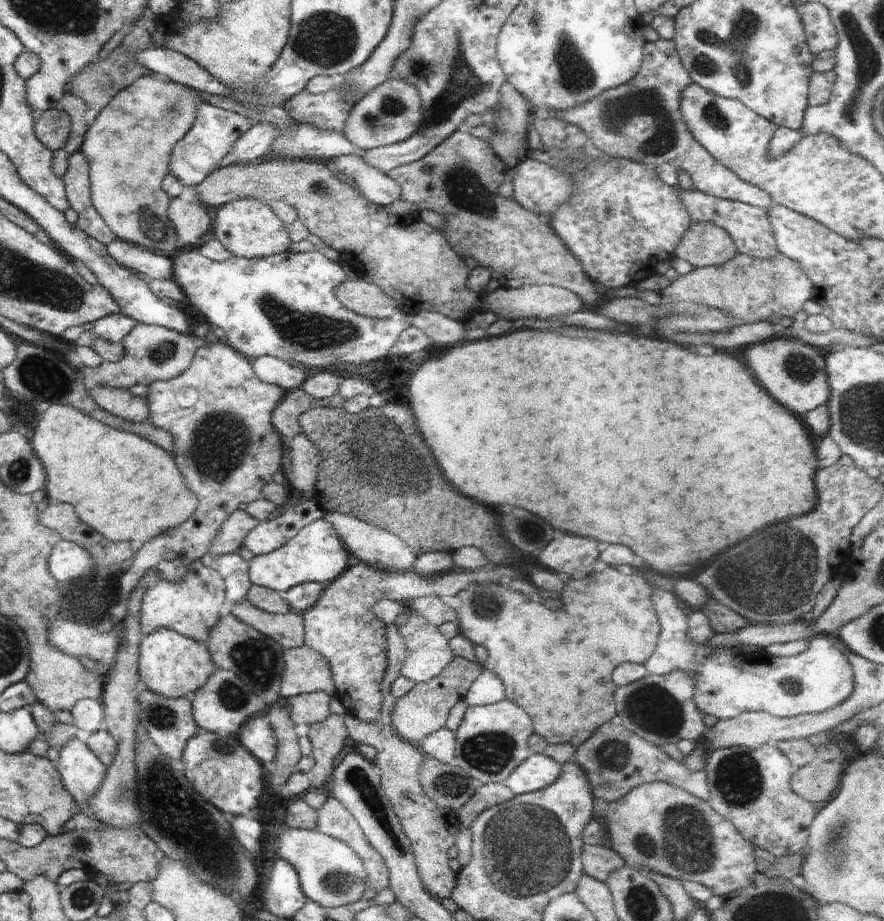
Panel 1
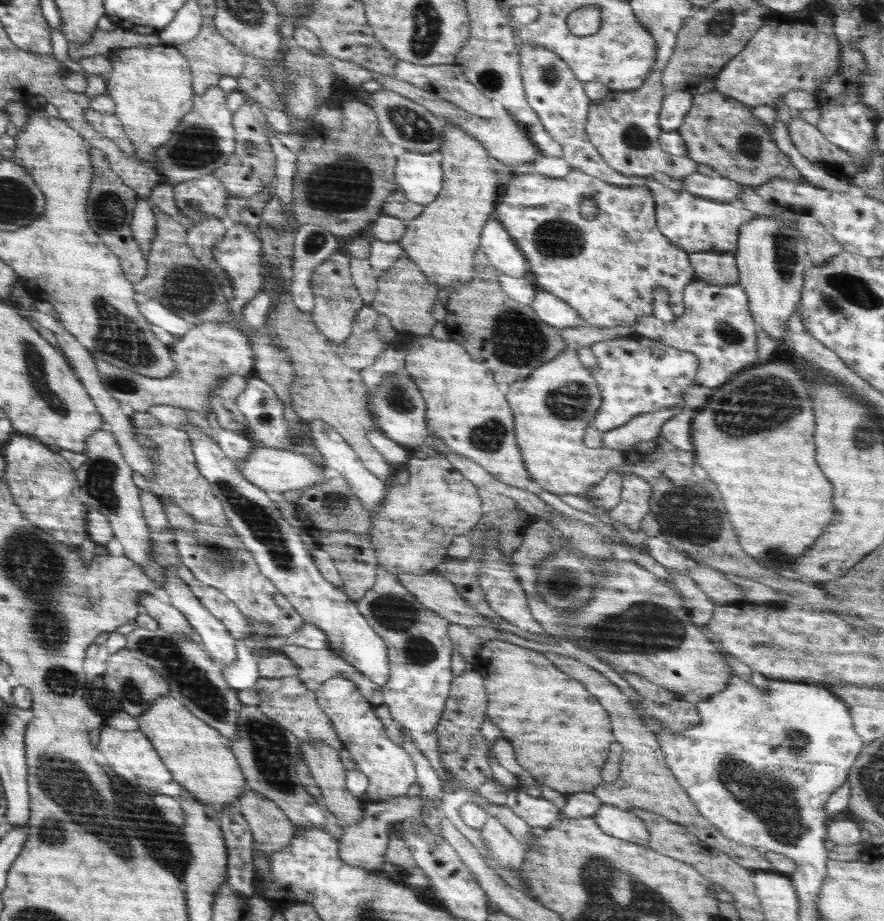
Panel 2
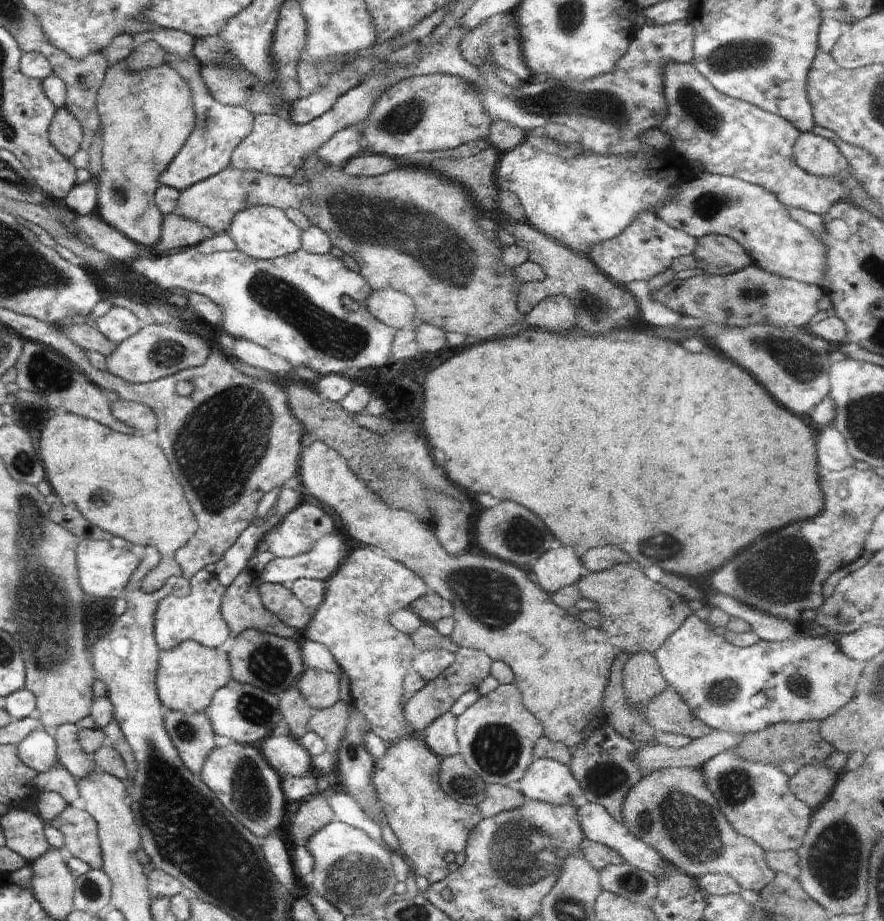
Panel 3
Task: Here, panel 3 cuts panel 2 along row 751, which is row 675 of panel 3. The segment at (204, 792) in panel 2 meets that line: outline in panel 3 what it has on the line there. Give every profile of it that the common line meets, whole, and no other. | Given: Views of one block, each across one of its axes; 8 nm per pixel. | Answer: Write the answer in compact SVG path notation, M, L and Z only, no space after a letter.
M193 640L182 642L172 650L160 651L156 686L158 698L166 709L184 714L202 713L210 706L216 690L226 686L232 679L232 666L228 654L220 649L211 649Z

